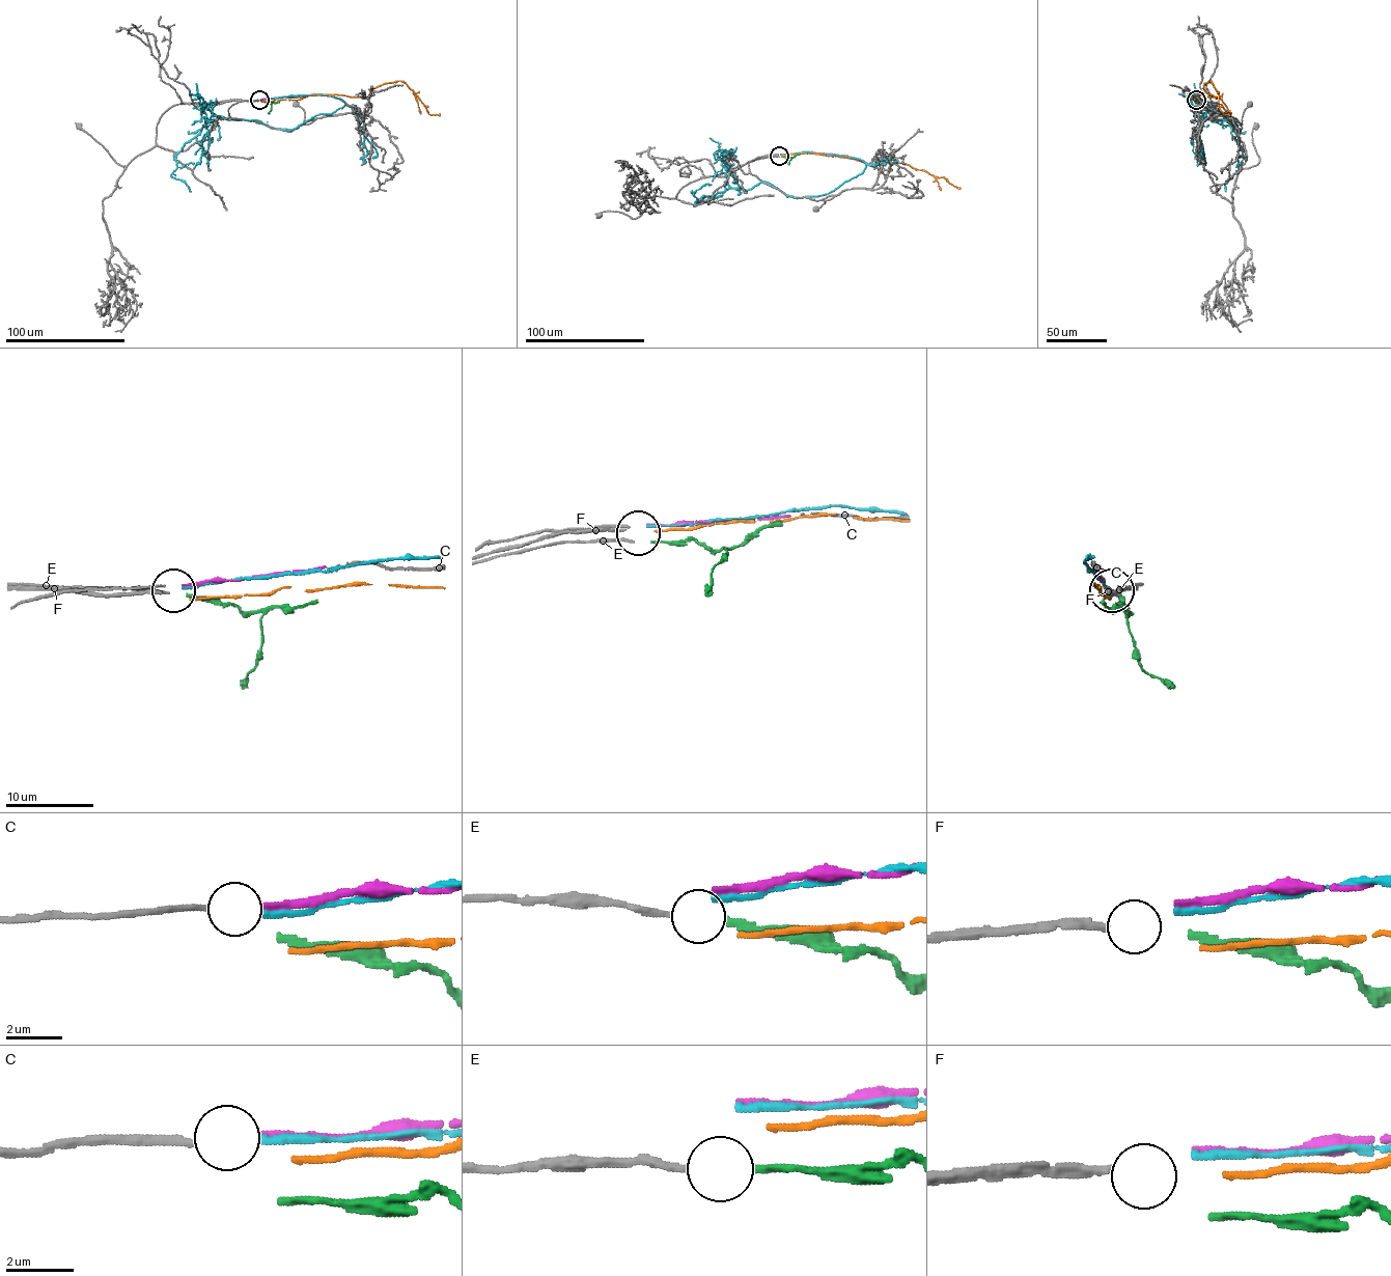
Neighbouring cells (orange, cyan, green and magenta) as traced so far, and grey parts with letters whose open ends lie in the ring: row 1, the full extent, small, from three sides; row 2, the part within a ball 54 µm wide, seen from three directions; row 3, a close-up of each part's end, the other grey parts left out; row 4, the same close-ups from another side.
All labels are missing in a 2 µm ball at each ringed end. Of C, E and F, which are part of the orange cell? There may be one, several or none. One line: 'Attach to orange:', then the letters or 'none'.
Attach to orange: none

